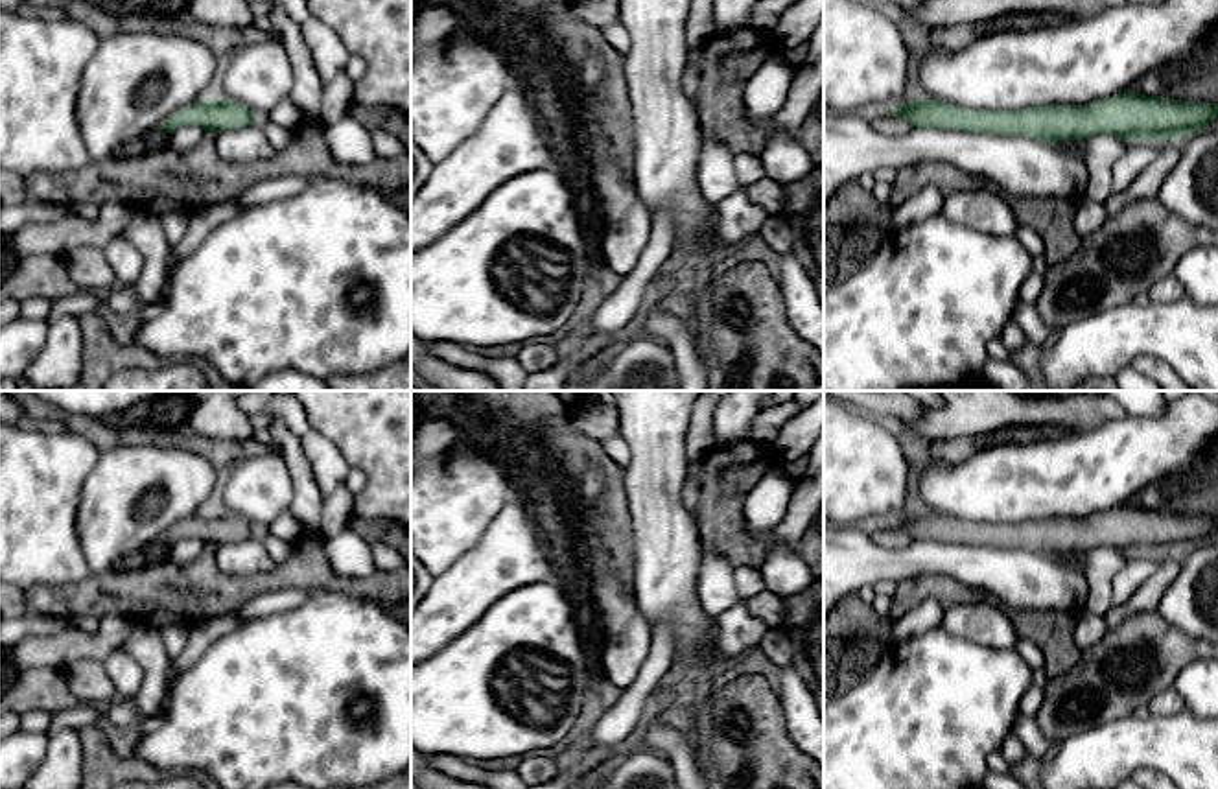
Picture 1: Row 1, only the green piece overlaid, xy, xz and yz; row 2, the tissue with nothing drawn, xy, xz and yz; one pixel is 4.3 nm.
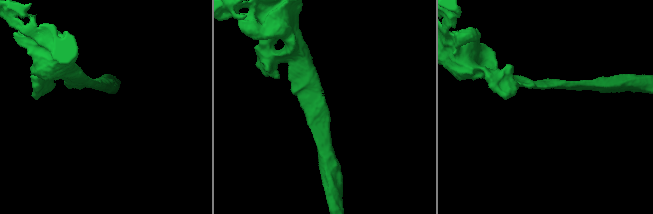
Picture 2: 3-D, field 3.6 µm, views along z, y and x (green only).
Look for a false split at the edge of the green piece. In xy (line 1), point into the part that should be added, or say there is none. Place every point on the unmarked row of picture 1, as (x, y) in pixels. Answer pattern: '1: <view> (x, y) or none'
1: none

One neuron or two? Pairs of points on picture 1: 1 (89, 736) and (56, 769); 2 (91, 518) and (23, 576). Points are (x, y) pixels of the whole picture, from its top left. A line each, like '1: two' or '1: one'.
1: two
2: two

